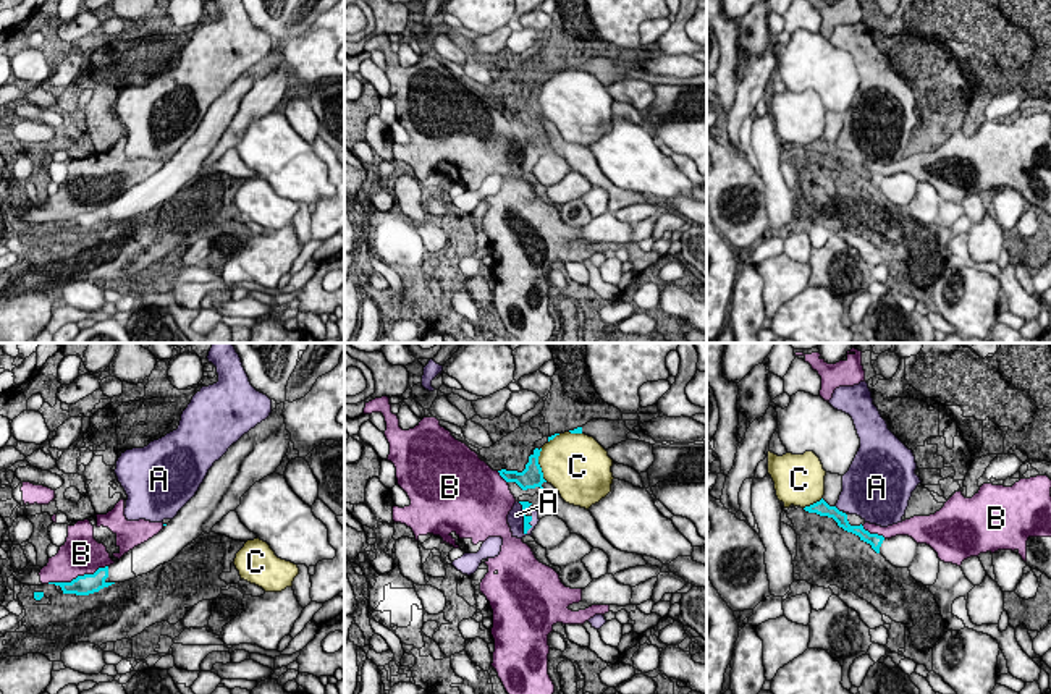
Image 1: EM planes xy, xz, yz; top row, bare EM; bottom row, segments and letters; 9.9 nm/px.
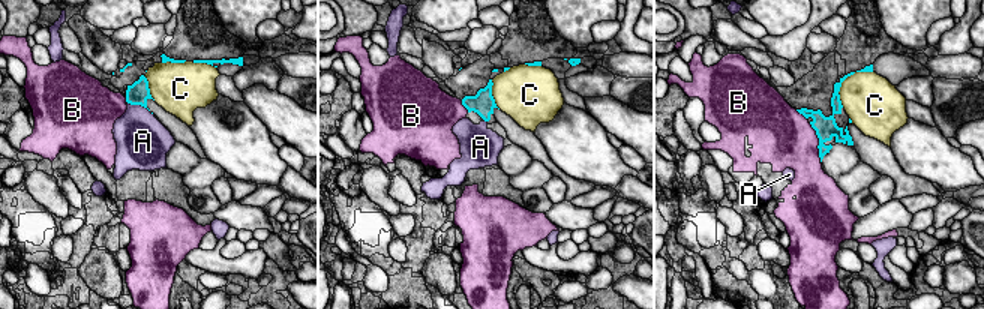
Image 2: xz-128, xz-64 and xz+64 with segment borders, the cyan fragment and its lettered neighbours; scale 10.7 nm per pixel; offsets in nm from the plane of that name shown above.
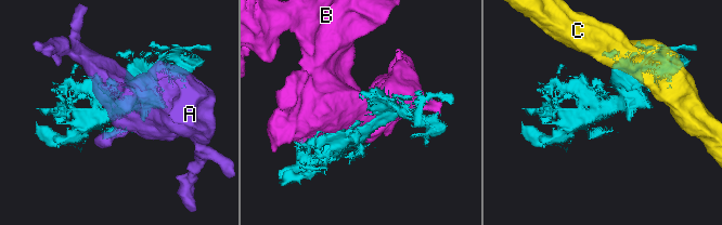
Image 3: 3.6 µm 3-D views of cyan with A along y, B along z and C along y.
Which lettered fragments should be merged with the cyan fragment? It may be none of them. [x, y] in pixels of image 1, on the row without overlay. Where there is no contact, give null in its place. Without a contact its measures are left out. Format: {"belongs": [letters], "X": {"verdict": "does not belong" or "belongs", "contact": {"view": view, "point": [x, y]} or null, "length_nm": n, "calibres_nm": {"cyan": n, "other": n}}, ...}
{"belongs": [], "A": {"verdict": "does not belong", "contact": {"view": "xz", "point": [524, 156]}, "length_nm": 340, "calibres_nm": {"cyan": 70, "other": 160}}, "B": {"verdict": "does not belong", "contact": {"view": "xy", "point": [78, 214]}, "length_nm": 650, "calibres_nm": {"cyan": 200, "other": 400}}, "C": {"verdict": "does not belong", "contact": {"view": "xz", "point": [539, 102]}, "length_nm": 340, "calibres_nm": {"cyan": 220, "other": 480}}}

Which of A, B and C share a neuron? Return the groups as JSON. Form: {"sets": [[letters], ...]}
{"sets": [["A"], ["B"], ["C"]]}

